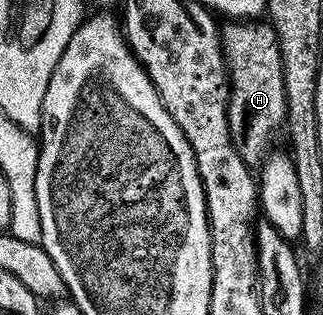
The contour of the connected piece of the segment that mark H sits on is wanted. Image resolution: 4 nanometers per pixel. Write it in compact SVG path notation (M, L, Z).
M231 19L226 24L221 29L221 40L229 78L227 118L231 144L247 166L255 167L268 156L275 132L278 129L280 132L287 124L281 47L277 43L277 31L273 31L273 27L266 20Z

